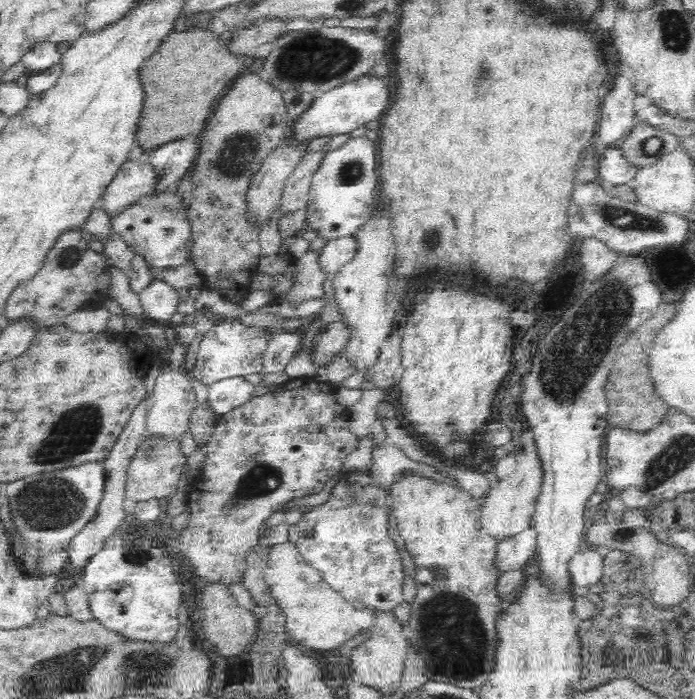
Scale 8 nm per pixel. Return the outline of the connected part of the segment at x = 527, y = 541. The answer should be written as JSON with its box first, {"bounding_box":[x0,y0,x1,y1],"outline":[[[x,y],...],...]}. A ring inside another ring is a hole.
{"bounding_box":[496,516,537,572],"outline":[[[534,516],[531,526],[512,537],[506,537],[497,544],[496,565],[501,572],[528,566],[537,554],[537,531]]]}

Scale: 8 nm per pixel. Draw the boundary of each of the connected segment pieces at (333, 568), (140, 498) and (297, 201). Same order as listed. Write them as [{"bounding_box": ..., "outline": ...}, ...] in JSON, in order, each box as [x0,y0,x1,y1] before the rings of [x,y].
[{"bounding_box":[296,470,405,610],"outline":[[[370,470],[354,471],[344,474],[332,488],[329,502],[314,507],[299,520],[300,538],[296,548],[309,566],[320,572],[322,578],[337,590],[346,600],[358,600],[371,608],[393,610],[402,599],[402,582],[405,577],[403,566],[396,545],[389,536],[388,495],[375,490]]]},{"bounding_box":[124,439,185,504],"outline":[[[146,439],[139,444],[138,450],[130,462],[124,482],[125,499],[137,504],[148,500],[164,499],[178,489],[178,480],[183,472],[185,457],[179,450],[178,443],[158,443],[154,439]]]},{"bounding_box":[280,146,330,214],"outline":[[[324,146],[316,152],[306,154],[302,161],[296,165],[281,194],[280,203],[284,214],[307,206],[313,176],[328,154],[330,154],[330,150]]]}]

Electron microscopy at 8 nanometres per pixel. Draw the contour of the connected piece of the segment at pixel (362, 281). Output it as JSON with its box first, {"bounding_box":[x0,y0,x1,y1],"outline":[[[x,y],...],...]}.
{"bounding_box":[331,211,396,389],"outline":[[[375,211],[355,235],[359,242],[359,253],[331,277],[334,290],[336,290],[335,303],[339,306],[344,323],[350,332],[343,352],[346,353],[346,358],[352,365],[352,374],[342,382],[342,386],[335,386],[337,388],[362,389],[361,386],[366,382],[368,371],[377,365],[382,345],[392,334],[391,330],[394,330],[392,319],[386,316],[384,309],[389,281],[387,273],[396,254],[394,241],[390,237],[388,228],[390,228],[390,219],[386,215],[378,217]]]}

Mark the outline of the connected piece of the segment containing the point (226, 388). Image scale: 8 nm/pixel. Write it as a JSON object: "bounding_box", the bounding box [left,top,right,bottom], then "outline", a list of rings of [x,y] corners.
{"bounding_box":[208,376,254,415],"outline":[[[242,376],[225,378],[208,386],[208,404],[217,415],[232,412],[252,398],[254,387]]]}

